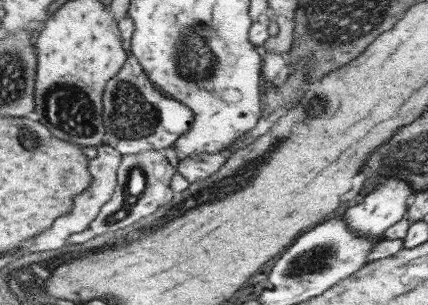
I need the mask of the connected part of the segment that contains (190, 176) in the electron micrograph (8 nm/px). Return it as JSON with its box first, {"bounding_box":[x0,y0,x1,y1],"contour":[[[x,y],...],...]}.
{"bounding_box":[177,152,228,184],"contour":[[[225,152],[191,155],[178,161],[177,171],[190,184],[204,181],[224,168],[228,156]]]}

